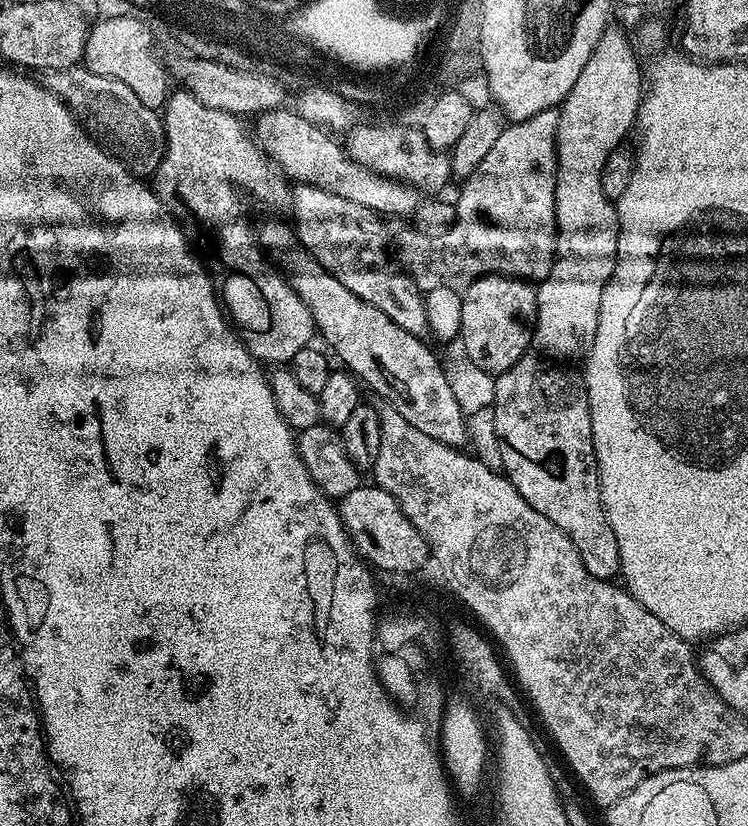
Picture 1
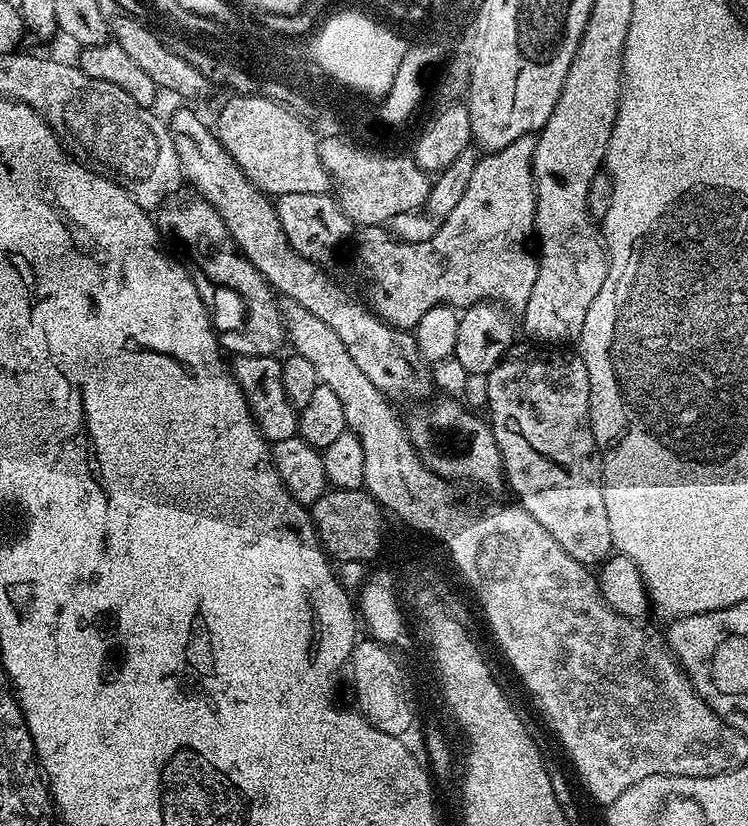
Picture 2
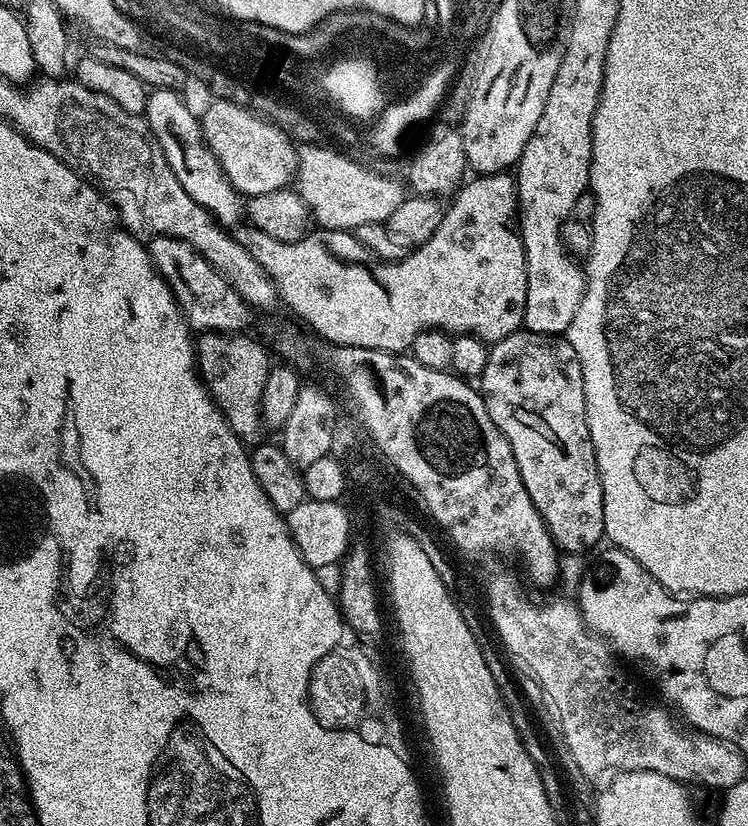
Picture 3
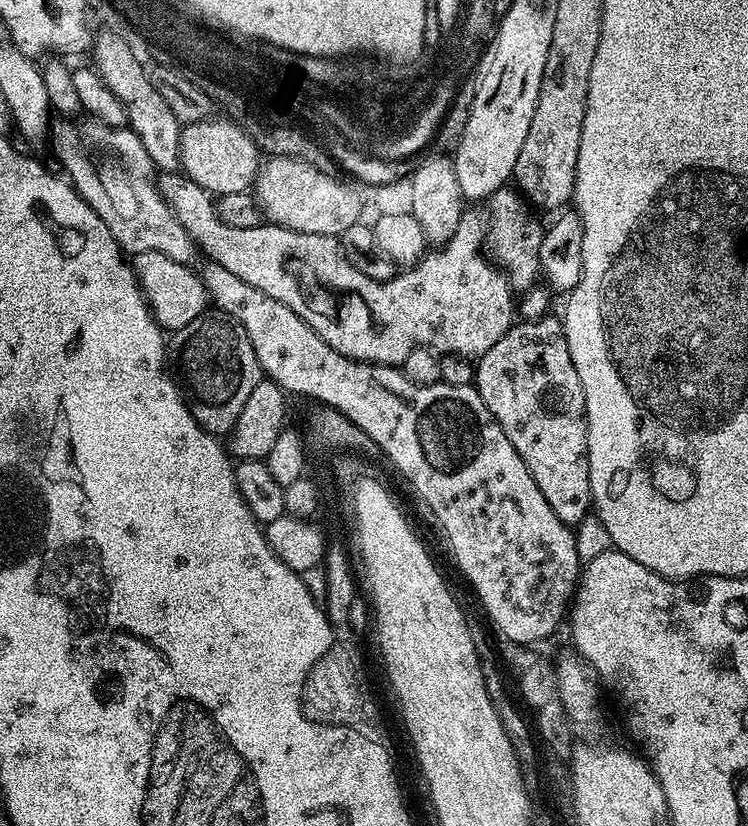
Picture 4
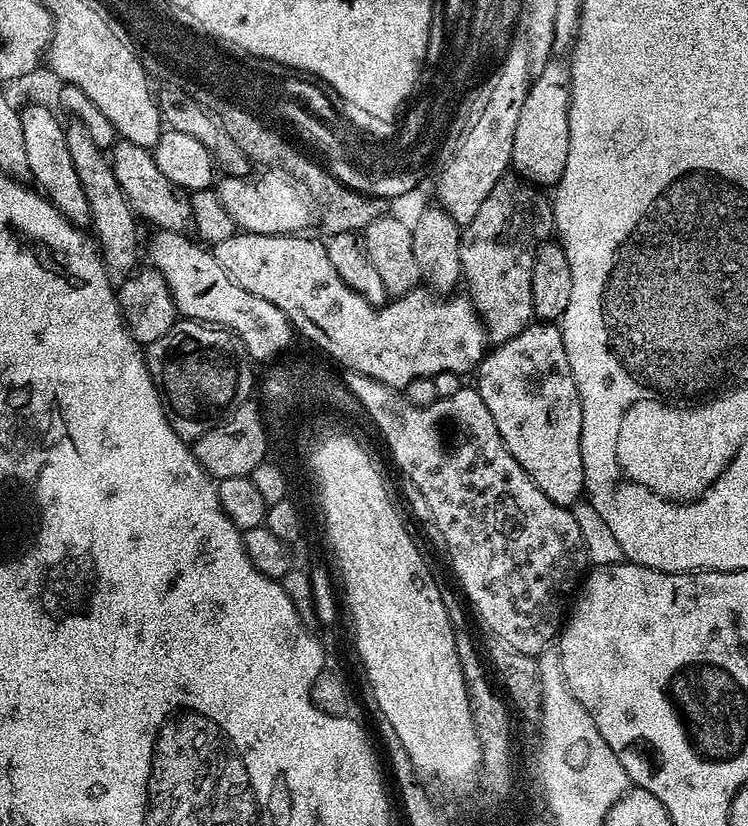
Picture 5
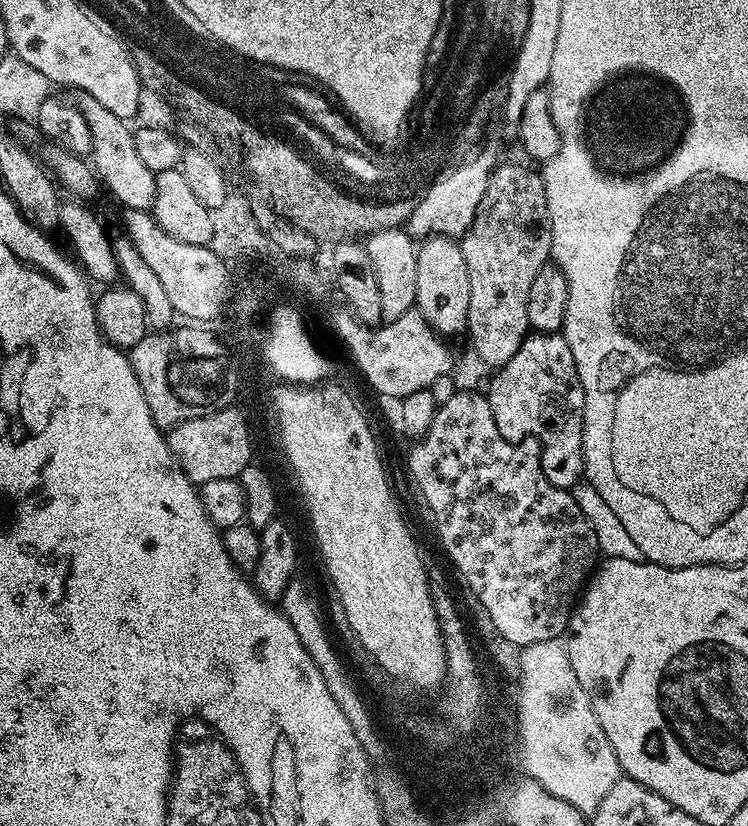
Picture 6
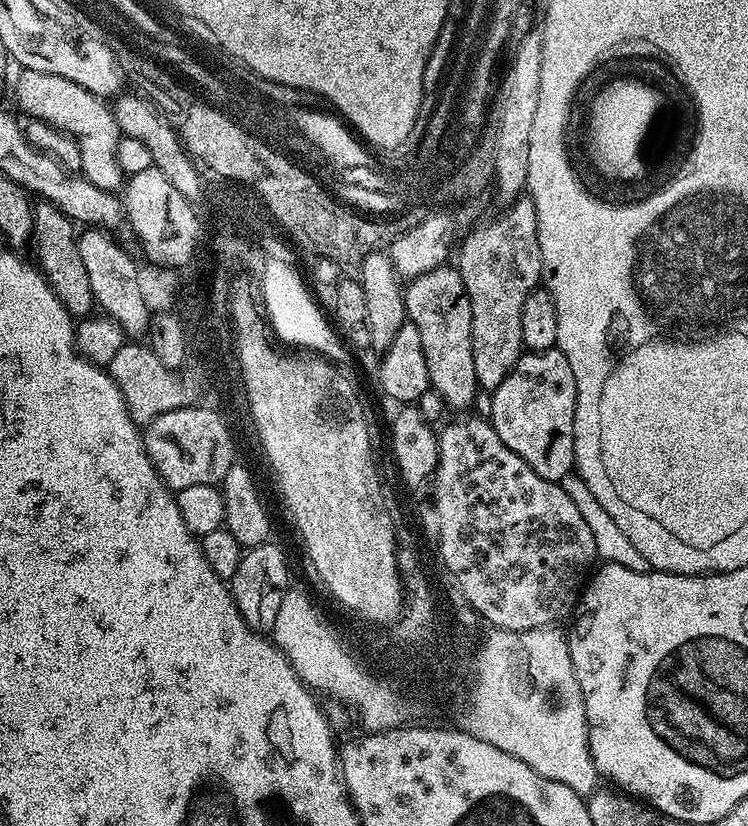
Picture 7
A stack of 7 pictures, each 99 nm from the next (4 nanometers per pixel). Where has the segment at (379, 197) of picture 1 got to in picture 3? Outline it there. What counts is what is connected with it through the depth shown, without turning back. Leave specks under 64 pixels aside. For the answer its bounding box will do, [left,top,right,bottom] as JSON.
[200,99,298,198]

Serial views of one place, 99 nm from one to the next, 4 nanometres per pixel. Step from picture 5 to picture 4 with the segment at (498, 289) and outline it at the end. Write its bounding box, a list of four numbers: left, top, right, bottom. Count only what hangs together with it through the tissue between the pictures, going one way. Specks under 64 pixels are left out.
[485,187,545,294]

